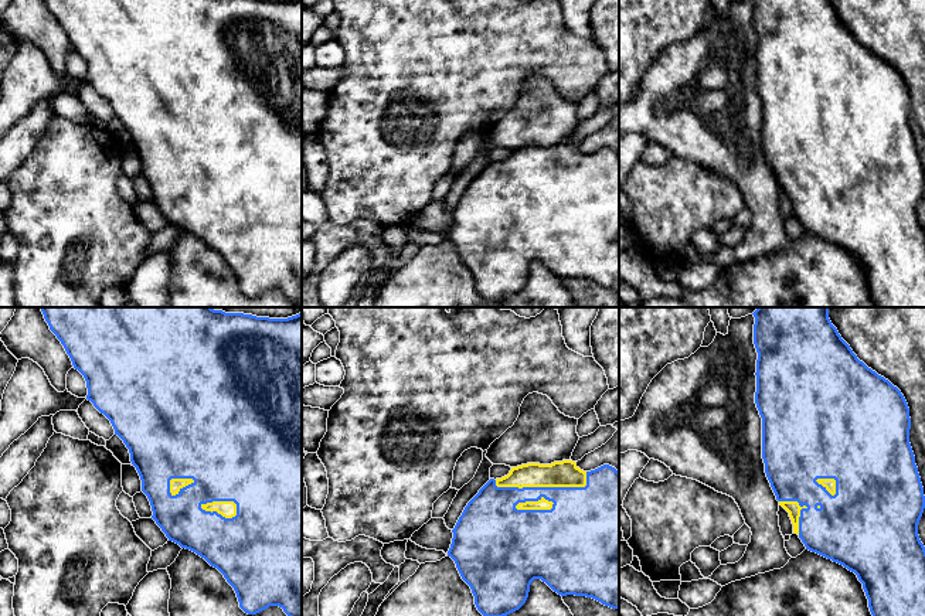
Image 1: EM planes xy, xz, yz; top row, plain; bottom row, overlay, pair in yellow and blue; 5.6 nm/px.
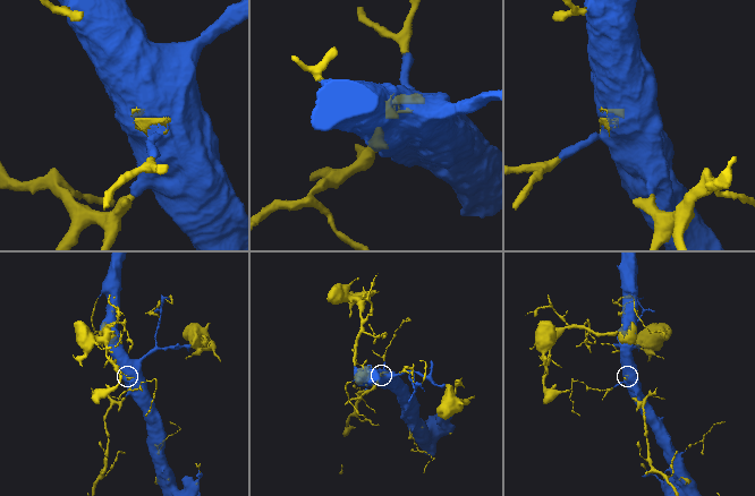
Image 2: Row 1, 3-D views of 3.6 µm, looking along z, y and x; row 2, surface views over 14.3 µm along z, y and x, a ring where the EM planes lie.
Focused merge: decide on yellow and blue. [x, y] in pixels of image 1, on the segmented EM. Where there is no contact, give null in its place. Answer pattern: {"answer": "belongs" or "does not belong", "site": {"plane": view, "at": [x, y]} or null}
{"answer": "belongs", "site": {"plane": "xz", "at": [544, 486]}}

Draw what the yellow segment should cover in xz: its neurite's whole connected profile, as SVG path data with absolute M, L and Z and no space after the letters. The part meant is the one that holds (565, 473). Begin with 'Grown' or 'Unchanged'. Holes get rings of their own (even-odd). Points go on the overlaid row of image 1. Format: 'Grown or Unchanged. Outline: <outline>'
Grown. Outline: M562 460L551 464L527 463L511 467L510 473L501 479L490 479L479 493L467 503L455 528L448 557L450 557L462 576L470 586L475 605L483 616L507 616L518 610L527 600L530 585L534 579L541 579L561 596L586 596L612 609L619 609L619 472L603 464L595 470L584 472L575 462Z

